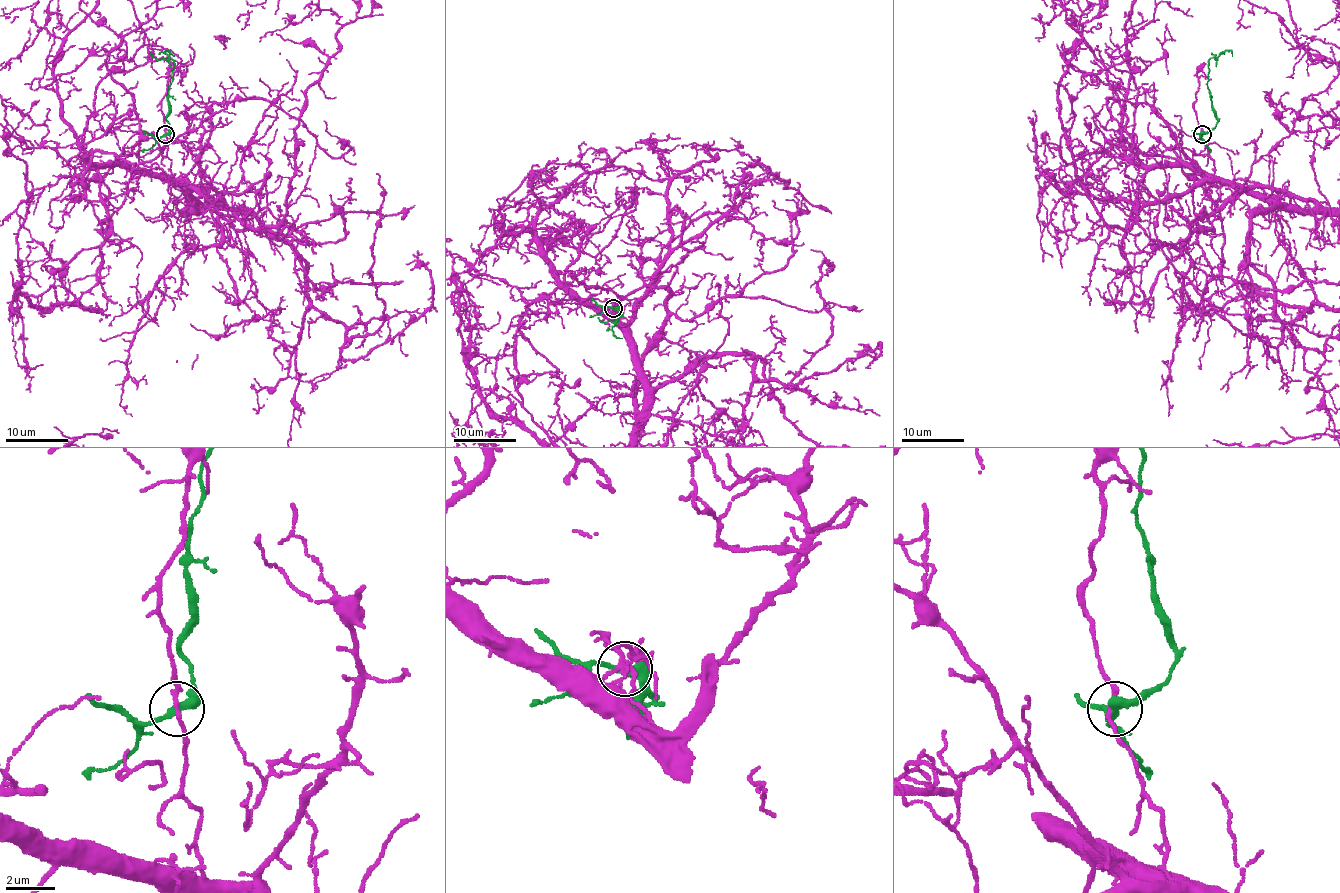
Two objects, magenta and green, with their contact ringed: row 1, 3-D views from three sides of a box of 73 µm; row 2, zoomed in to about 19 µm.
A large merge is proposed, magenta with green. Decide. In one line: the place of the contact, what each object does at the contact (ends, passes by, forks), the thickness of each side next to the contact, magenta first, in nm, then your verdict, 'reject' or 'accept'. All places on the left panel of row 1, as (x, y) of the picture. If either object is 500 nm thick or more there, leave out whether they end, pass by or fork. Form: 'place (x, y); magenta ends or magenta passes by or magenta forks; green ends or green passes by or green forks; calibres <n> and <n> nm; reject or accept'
place (165, 134); magenta passes by; green passes by; calibres 180 and 360 nm; reject

